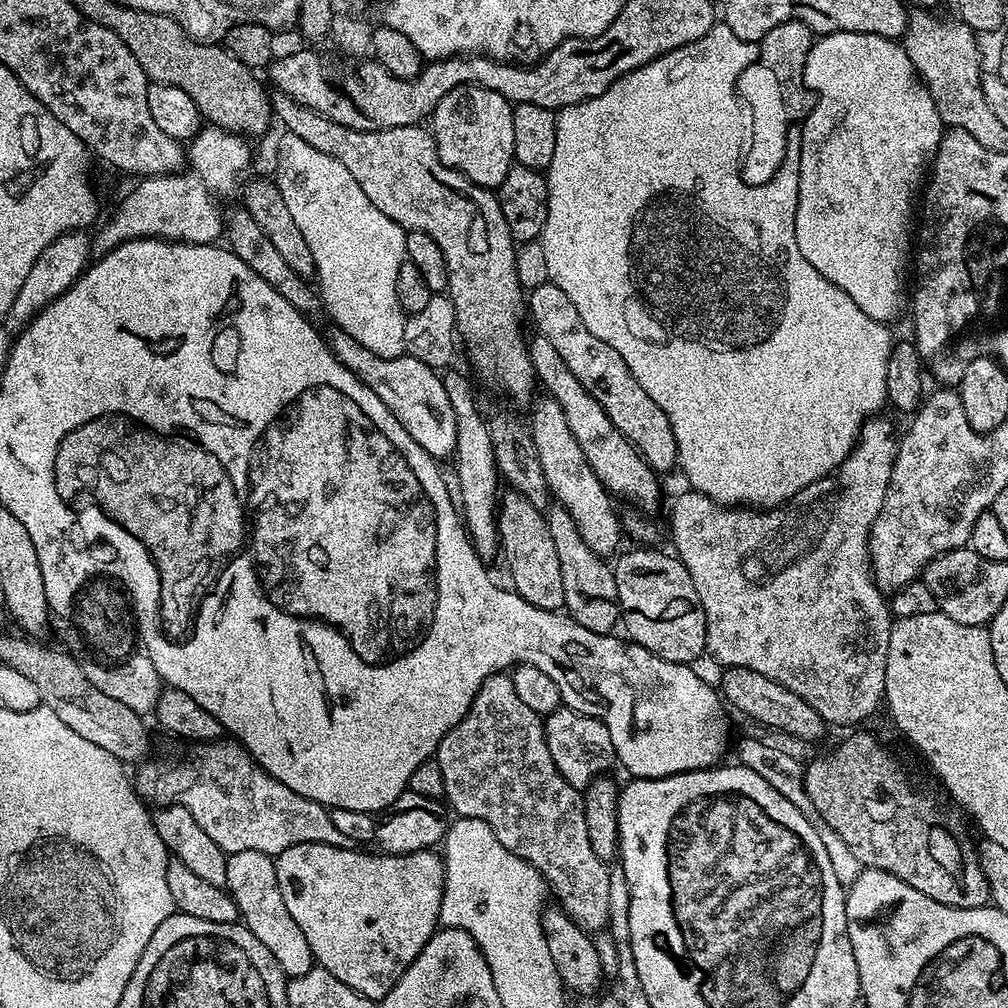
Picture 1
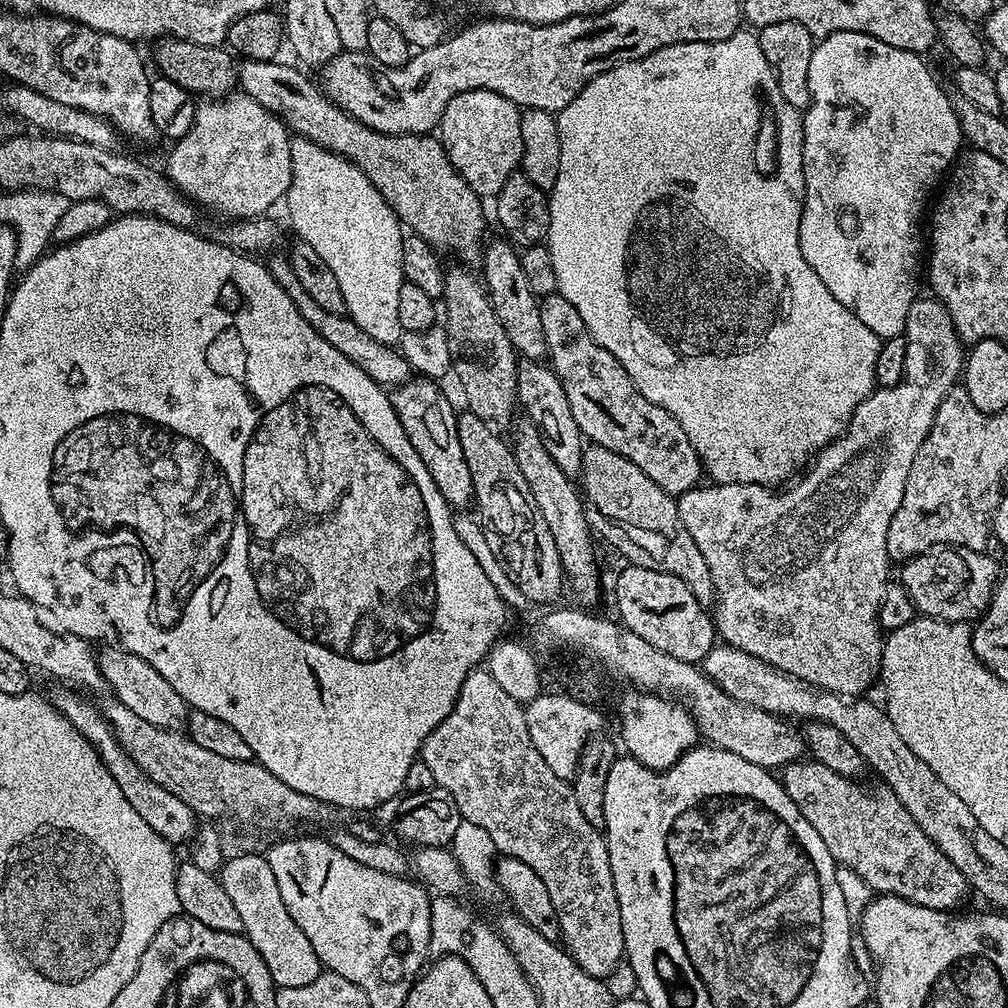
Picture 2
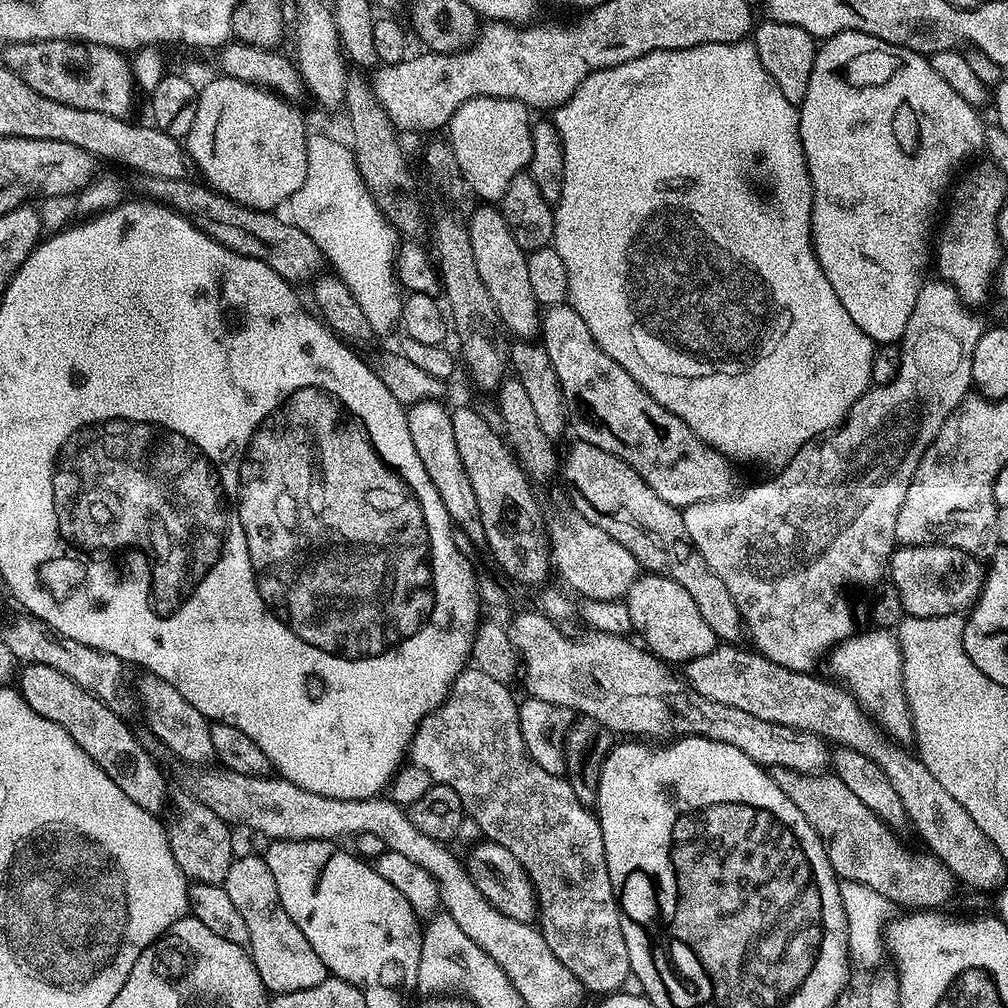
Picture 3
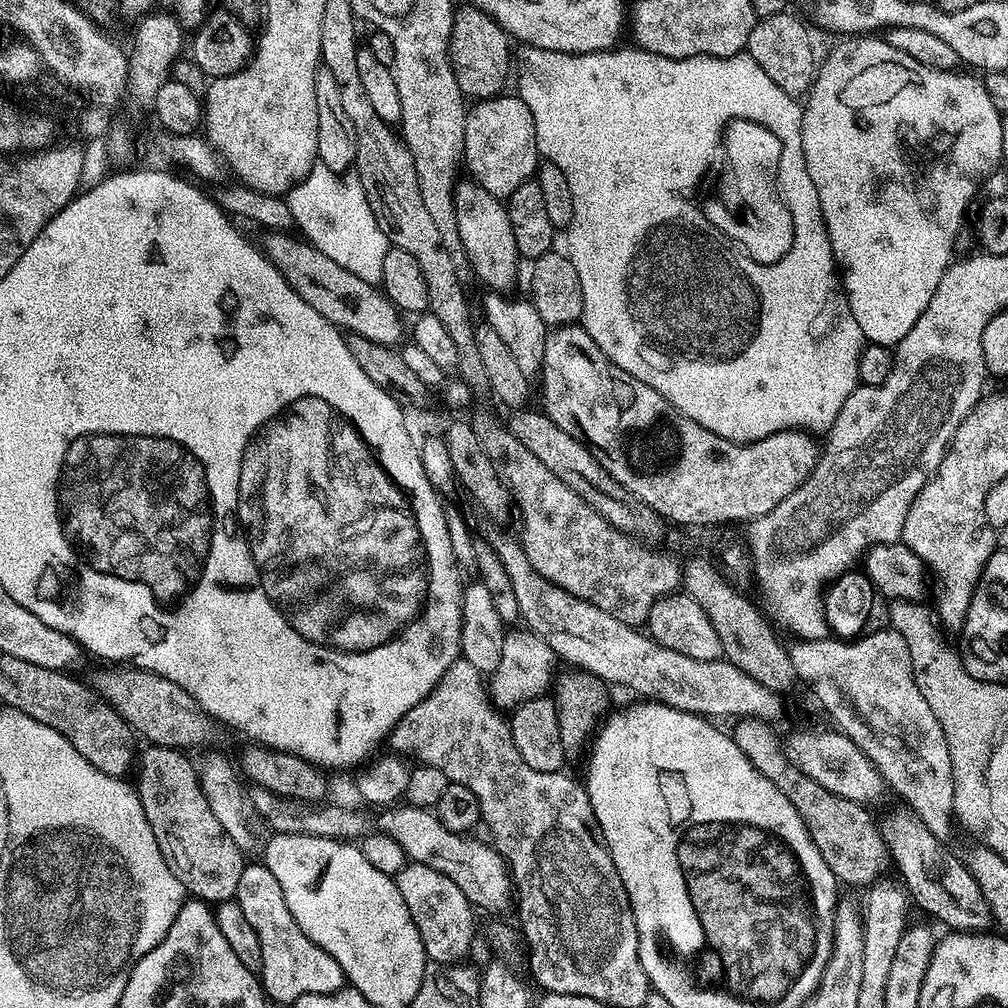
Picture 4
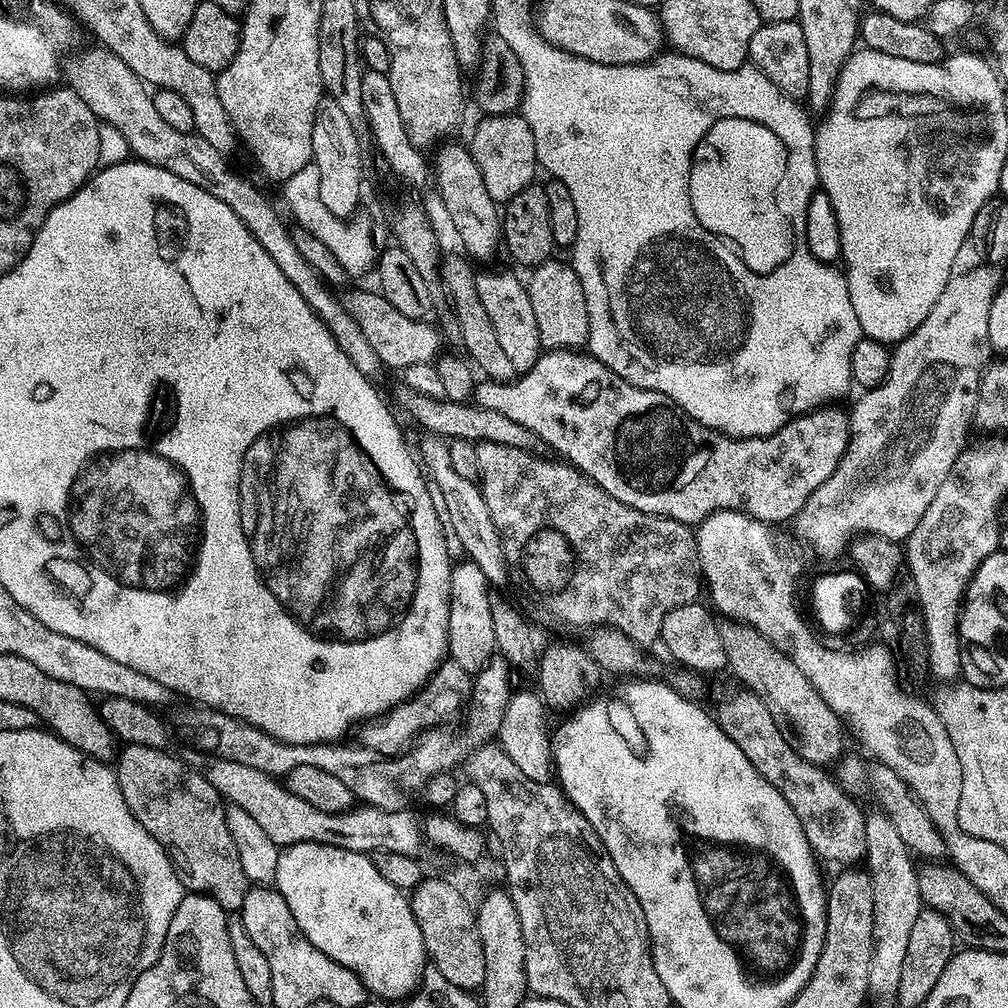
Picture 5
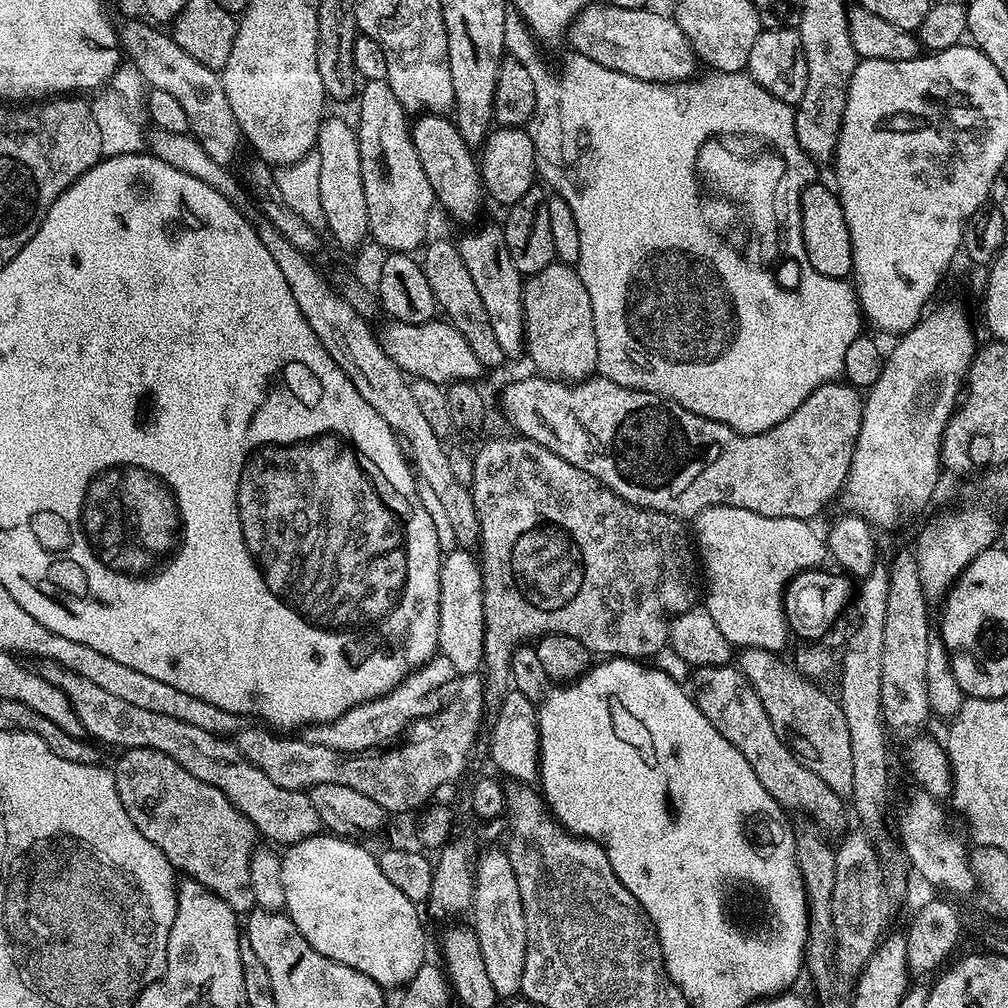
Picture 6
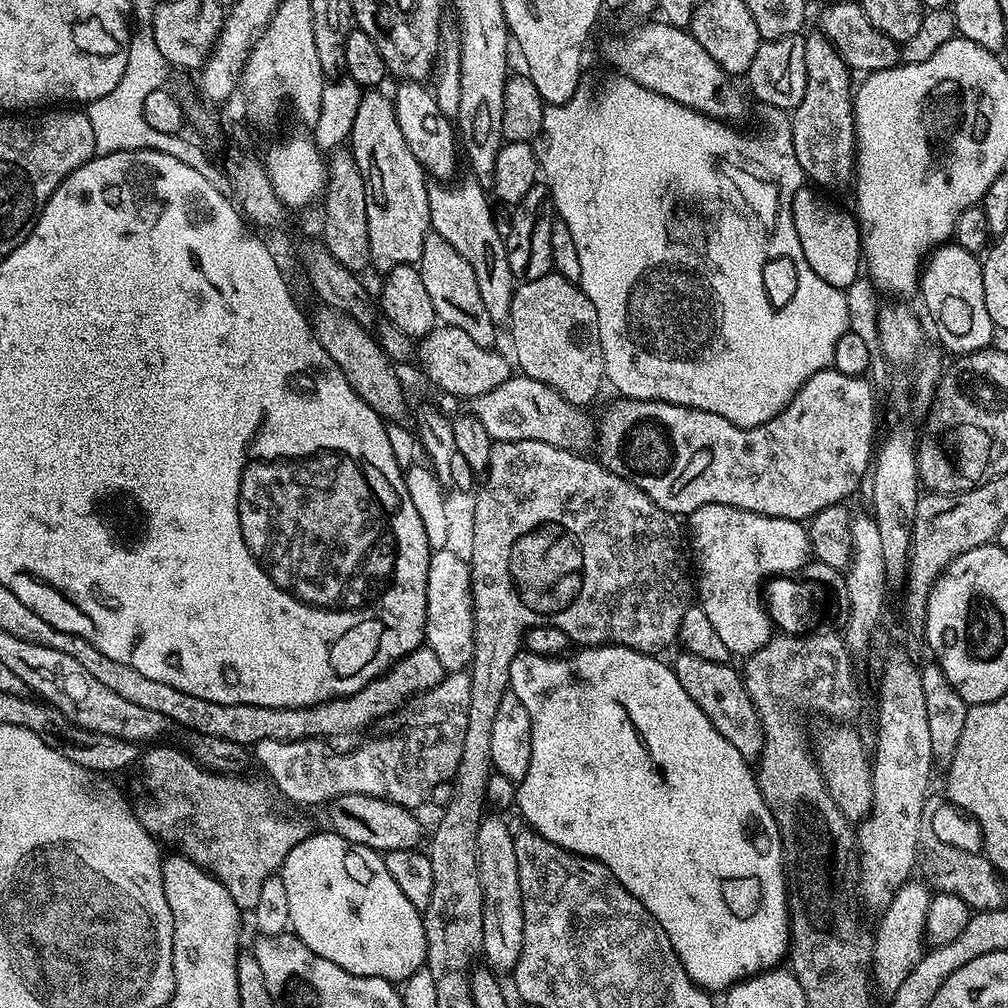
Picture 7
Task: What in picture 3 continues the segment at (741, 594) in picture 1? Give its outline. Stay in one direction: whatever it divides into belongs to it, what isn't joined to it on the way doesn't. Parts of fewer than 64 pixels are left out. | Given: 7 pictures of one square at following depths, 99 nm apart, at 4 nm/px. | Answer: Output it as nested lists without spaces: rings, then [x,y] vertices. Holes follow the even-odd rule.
[[[939,278],[929,279],[920,287],[918,302],[914,302],[914,314],[910,314],[908,329],[902,337],[900,348],[900,372],[889,384],[869,387],[868,391],[854,402],[848,411],[848,417],[839,428],[827,433],[823,438],[802,444],[799,450],[788,457],[784,468],[773,480],[766,480],[748,488],[744,493],[730,495],[725,500],[707,500],[698,504],[691,504],[683,509],[686,530],[690,530],[690,538],[694,546],[706,558],[706,566],[726,582],[726,590],[730,590],[730,598],[738,606],[744,619],[747,633],[756,642],[755,649],[772,664],[786,666],[786,670],[795,672],[812,672],[815,664],[825,659],[832,649],[843,640],[853,635],[852,608],[848,605],[848,596],[844,588],[851,584],[869,584],[875,586],[885,579],[888,570],[888,561],[898,547],[896,527],[898,526],[898,510],[902,510],[902,502],[906,502],[906,490],[910,490],[910,482],[914,478],[914,470],[918,470],[918,462],[926,454],[926,450],[934,442],[938,430],[950,418],[950,414],[958,407],[965,396],[973,391],[972,367],[974,366],[974,346],[978,346],[978,338],[982,338],[986,324],[971,312],[969,305],[957,292],[956,287],[946,280]]]

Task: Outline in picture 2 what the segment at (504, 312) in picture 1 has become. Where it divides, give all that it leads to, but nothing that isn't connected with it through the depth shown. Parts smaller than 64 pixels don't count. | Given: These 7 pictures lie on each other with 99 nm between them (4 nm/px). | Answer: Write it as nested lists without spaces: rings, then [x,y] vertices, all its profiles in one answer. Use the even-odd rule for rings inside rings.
[[[279,59],[244,60],[238,68],[239,91],[274,113],[288,127],[289,133],[305,136],[310,142],[345,156],[360,168],[391,206],[401,225],[426,238],[433,248],[453,248],[456,252],[468,248],[470,255],[481,255],[486,240],[483,199],[453,170],[444,145],[437,137],[430,134],[388,136],[384,132],[373,132],[333,104],[317,81],[315,84],[308,80],[306,73],[299,72],[304,70],[280,63]]]

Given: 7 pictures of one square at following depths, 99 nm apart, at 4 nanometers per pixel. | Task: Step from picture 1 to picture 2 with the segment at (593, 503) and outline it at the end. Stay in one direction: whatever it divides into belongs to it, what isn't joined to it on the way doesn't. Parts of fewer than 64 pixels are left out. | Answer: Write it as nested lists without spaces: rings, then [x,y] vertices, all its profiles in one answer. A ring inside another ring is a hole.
[[[517,359],[516,399],[519,407],[528,411],[525,412],[527,419],[536,424],[538,434],[542,436],[542,446],[546,446],[550,458],[554,458],[559,469],[567,476],[575,477],[582,466],[586,441],[578,422],[574,422],[574,413],[570,410],[566,390],[562,390],[562,382],[551,363],[544,360]]]

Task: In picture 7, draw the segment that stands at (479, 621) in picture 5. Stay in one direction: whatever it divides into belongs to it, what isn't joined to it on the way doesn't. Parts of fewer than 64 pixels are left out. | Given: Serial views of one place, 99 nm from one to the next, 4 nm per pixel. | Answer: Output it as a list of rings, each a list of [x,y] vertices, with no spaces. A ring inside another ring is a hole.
[[[451,547],[433,551],[426,576],[426,647],[438,654],[445,673],[462,672],[471,665],[476,641],[476,619],[472,613],[472,570],[467,559]]]

